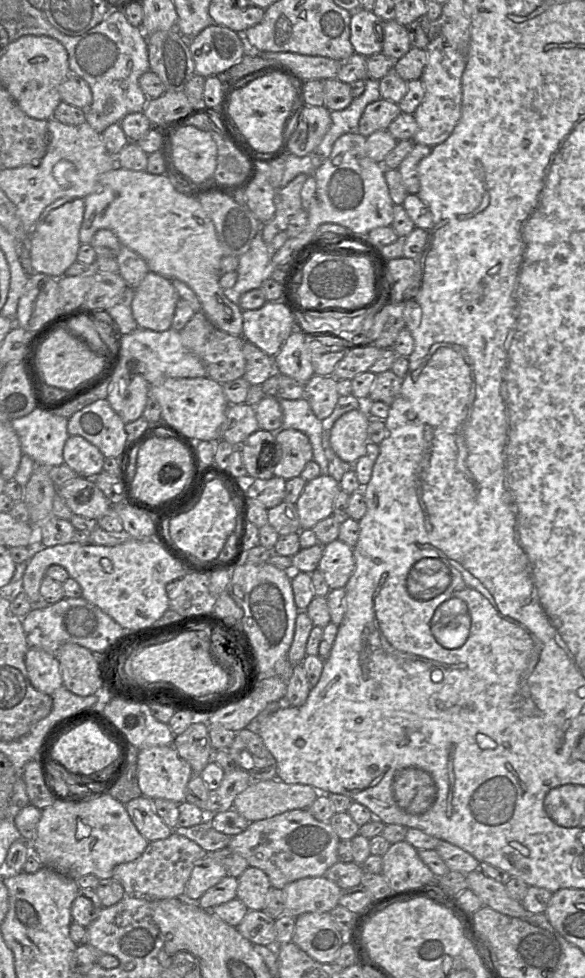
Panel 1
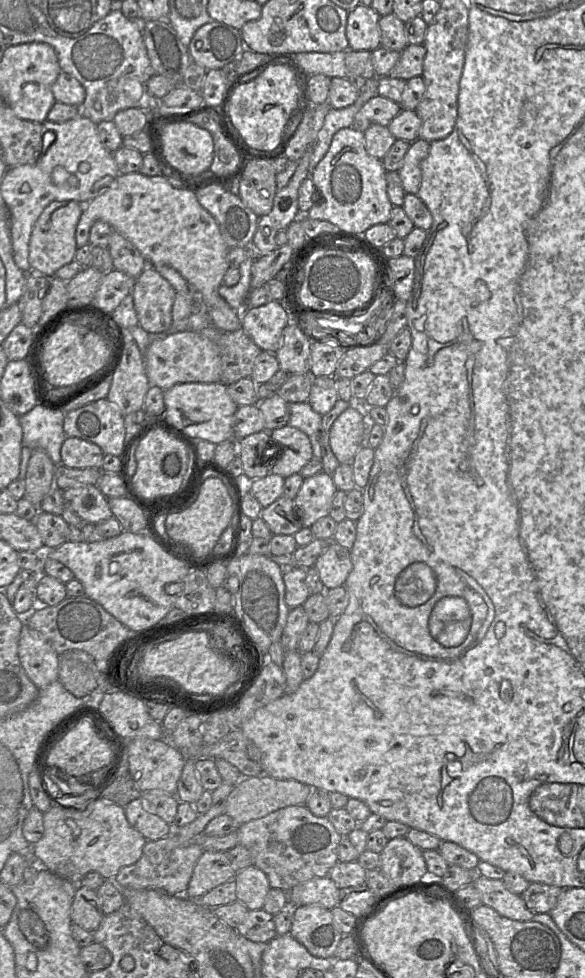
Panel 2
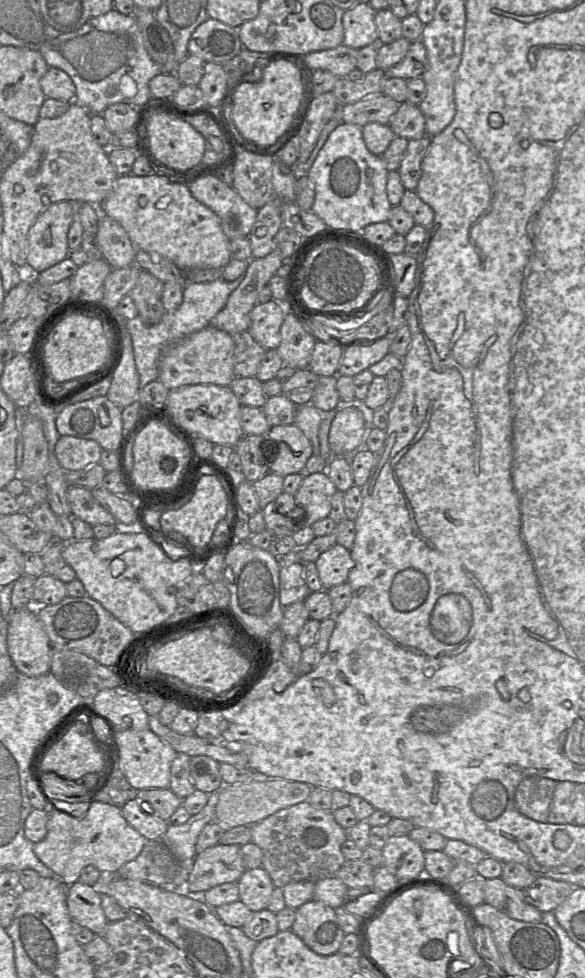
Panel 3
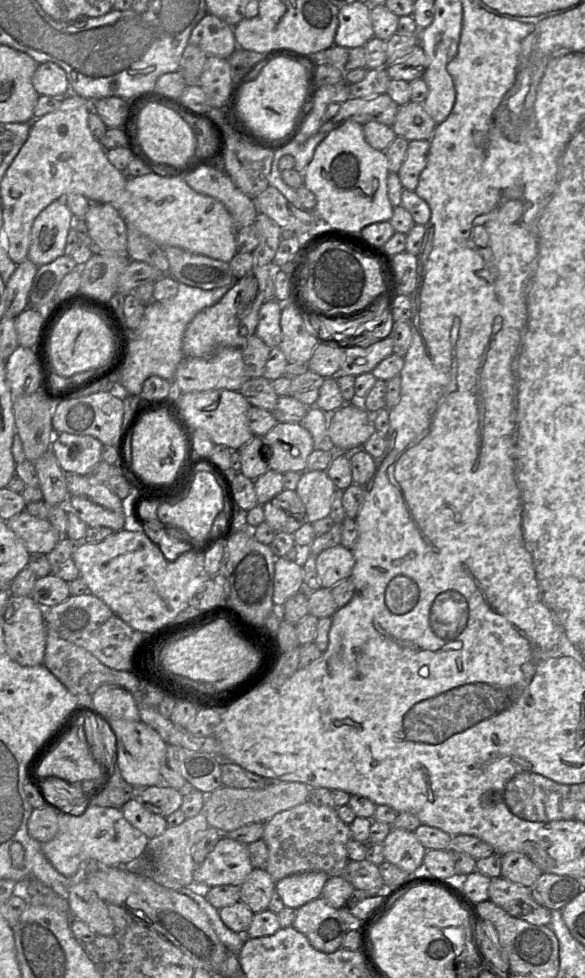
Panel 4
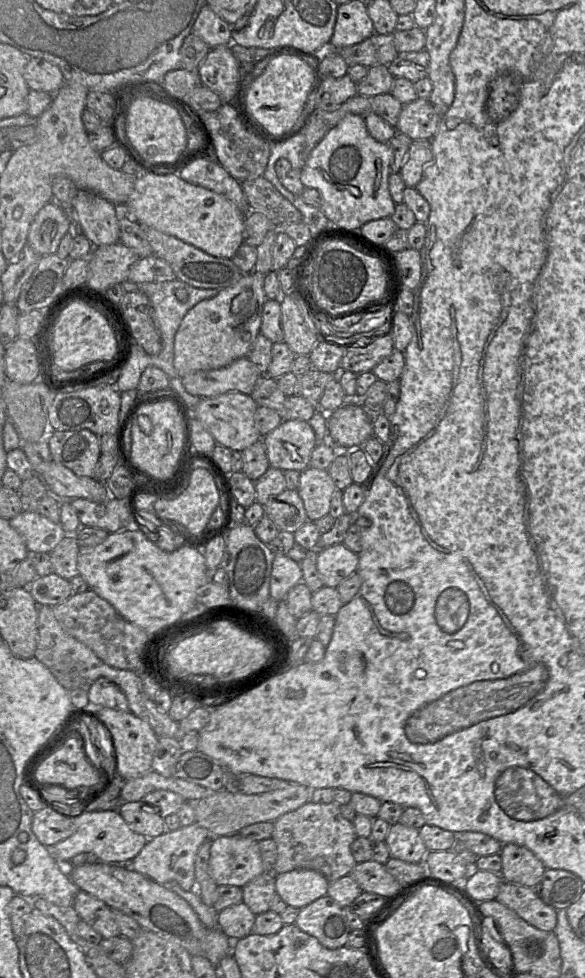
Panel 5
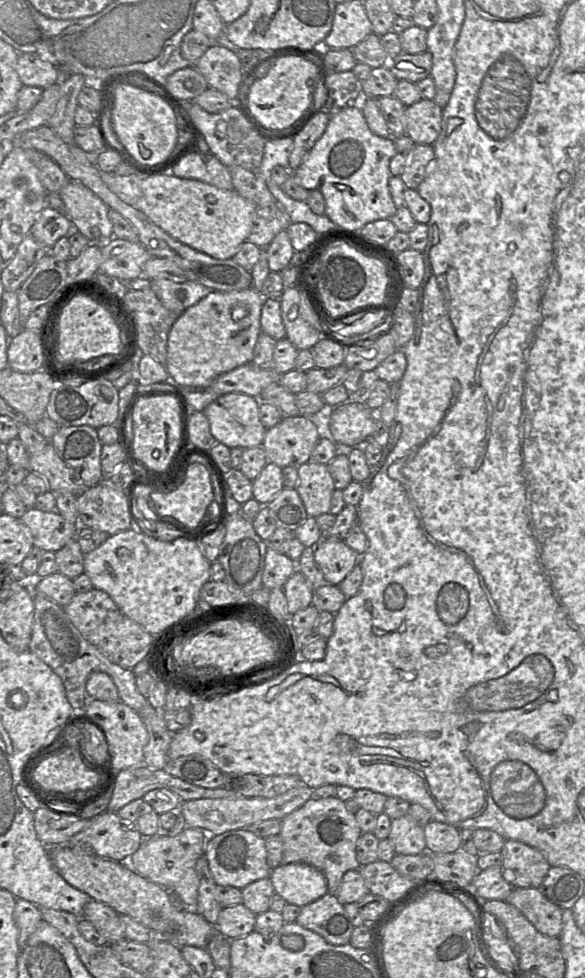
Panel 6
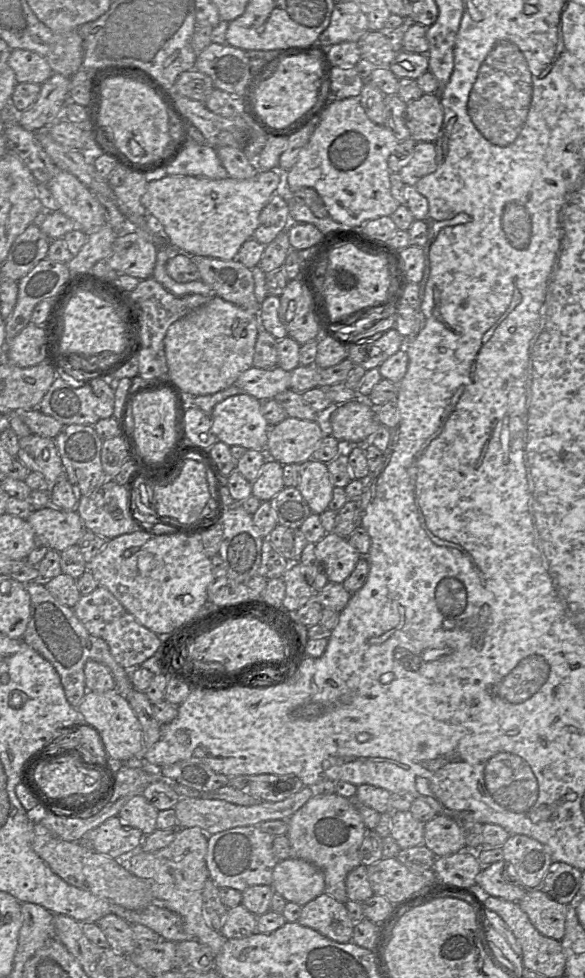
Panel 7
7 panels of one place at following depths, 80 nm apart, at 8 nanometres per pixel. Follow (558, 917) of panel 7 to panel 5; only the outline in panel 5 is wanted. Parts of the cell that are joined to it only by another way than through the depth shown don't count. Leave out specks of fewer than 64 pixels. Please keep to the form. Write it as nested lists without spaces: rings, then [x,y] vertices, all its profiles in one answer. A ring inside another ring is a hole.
[[[503,881],[496,900],[537,929],[554,932],[557,910],[543,902],[535,888]]]

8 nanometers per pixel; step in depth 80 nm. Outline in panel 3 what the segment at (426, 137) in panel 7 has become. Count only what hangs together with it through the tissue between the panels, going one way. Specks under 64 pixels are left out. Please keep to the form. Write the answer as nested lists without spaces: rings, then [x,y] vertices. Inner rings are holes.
[[[410,102],[400,104],[389,126],[396,136],[401,136],[408,140],[419,139],[426,136],[424,115],[419,105]]]

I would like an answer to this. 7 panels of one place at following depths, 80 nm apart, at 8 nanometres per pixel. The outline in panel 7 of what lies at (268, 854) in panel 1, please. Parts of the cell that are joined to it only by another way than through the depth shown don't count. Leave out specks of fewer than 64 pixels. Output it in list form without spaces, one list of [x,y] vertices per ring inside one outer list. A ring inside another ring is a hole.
[[[337,793],[314,794],[288,818],[288,826],[292,857],[308,861],[321,869],[325,879],[324,893],[338,902],[346,903],[346,877],[362,864],[359,849],[368,830],[359,811],[346,797]]]

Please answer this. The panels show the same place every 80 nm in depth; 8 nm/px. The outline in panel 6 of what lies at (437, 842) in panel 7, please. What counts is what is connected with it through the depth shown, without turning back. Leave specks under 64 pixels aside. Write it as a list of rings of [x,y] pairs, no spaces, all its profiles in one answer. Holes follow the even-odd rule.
[[[431,820],[424,832],[426,851],[431,854],[453,853],[461,849],[460,830],[450,824]]]

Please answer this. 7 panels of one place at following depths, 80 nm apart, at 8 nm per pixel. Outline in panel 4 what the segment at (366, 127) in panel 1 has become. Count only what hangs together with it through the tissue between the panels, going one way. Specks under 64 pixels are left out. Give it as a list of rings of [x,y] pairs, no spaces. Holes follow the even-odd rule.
[[[386,93],[365,98],[348,98],[341,104],[337,114],[325,122],[318,132],[330,133],[346,121],[355,121],[363,125],[369,121],[376,121],[392,126],[399,107]]]

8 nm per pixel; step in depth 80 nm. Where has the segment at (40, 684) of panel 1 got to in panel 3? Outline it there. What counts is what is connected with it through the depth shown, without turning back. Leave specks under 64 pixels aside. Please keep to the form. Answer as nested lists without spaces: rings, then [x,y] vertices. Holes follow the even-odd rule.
[[[35,606],[11,613],[8,618],[7,648],[20,674],[37,677],[50,672],[51,647]]]

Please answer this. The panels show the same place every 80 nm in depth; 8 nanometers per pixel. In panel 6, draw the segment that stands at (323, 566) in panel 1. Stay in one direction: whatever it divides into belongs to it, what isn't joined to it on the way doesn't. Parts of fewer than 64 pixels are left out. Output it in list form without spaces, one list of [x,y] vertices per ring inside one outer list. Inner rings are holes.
[[[323,538],[314,547],[314,558],[326,583],[338,586],[359,564],[360,556],[343,540]]]

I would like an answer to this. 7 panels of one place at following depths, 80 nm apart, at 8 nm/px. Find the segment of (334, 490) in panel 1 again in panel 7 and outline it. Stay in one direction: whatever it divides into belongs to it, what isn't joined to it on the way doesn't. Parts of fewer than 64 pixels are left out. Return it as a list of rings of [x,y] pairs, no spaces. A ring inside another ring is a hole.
[[[309,459],[299,464],[299,492],[311,513],[320,515],[328,510],[334,485],[327,464]]]

